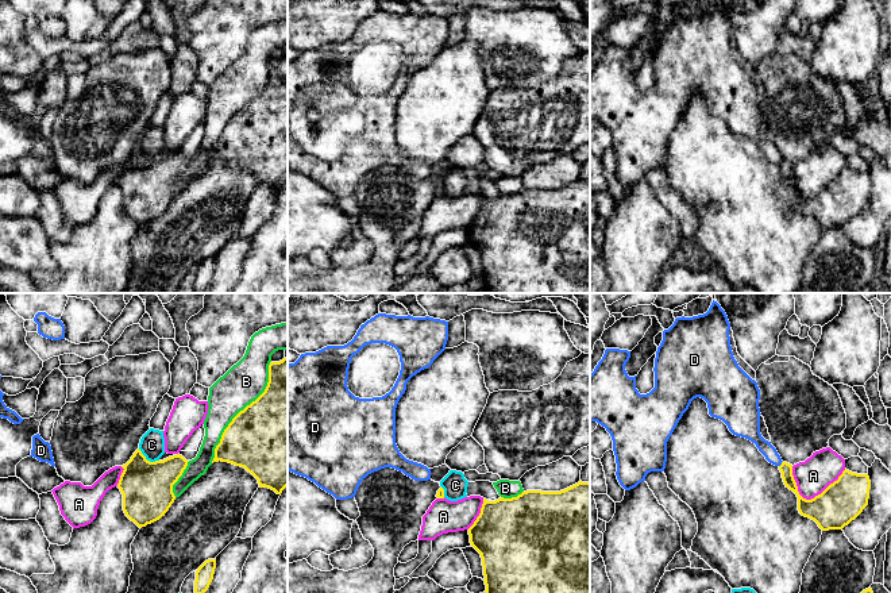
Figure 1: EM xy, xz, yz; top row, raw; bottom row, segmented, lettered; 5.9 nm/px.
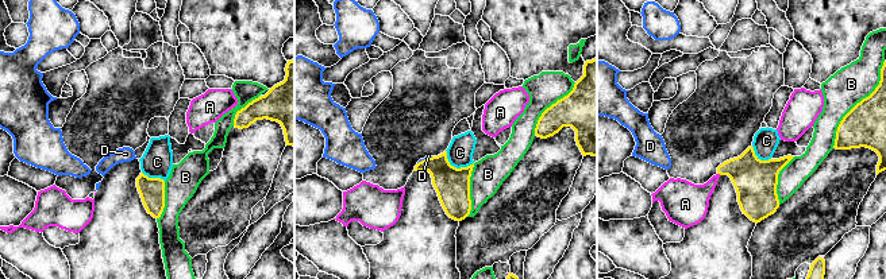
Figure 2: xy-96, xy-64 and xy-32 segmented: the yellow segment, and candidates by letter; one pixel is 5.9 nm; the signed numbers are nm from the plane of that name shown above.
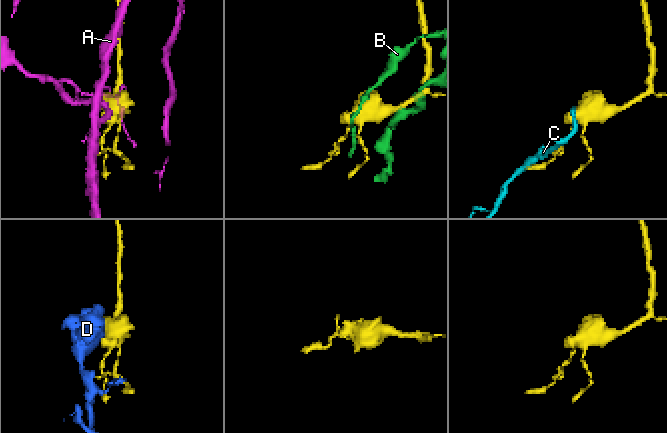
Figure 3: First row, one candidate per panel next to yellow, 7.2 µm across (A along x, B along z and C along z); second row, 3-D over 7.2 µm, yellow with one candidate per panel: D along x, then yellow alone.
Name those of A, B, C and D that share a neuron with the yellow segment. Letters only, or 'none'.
none

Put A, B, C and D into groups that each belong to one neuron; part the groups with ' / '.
A / B / C / D

